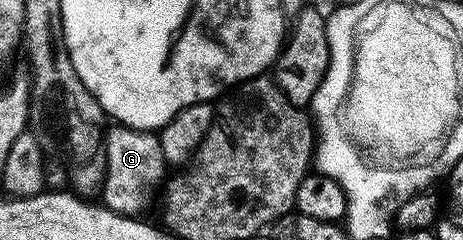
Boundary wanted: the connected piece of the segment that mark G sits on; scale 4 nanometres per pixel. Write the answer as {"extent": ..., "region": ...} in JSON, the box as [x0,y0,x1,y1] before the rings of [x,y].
{"extent":[101,126,169,217],"region":[[[111,126],[105,132],[105,171],[101,185],[102,203],[113,212],[134,217],[140,210],[149,188],[160,187],[163,171],[169,164],[161,150],[158,135],[151,130]]]}

